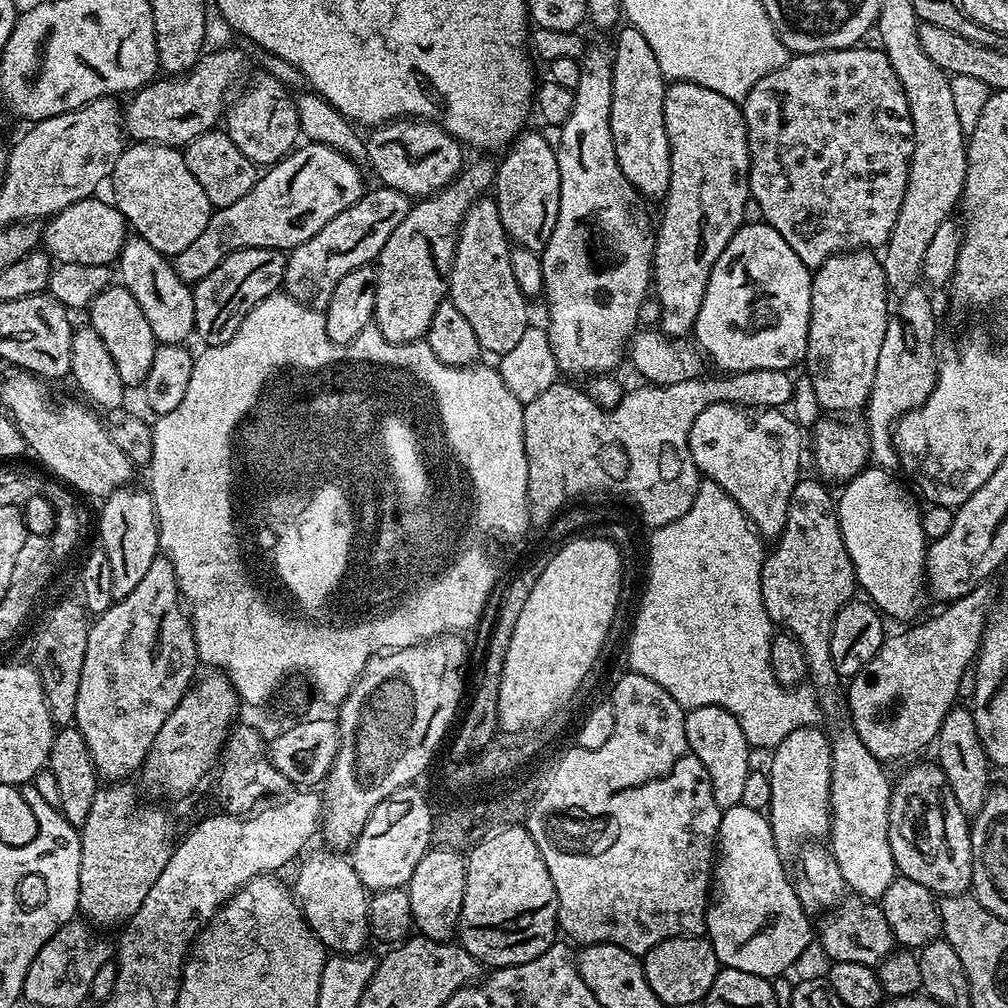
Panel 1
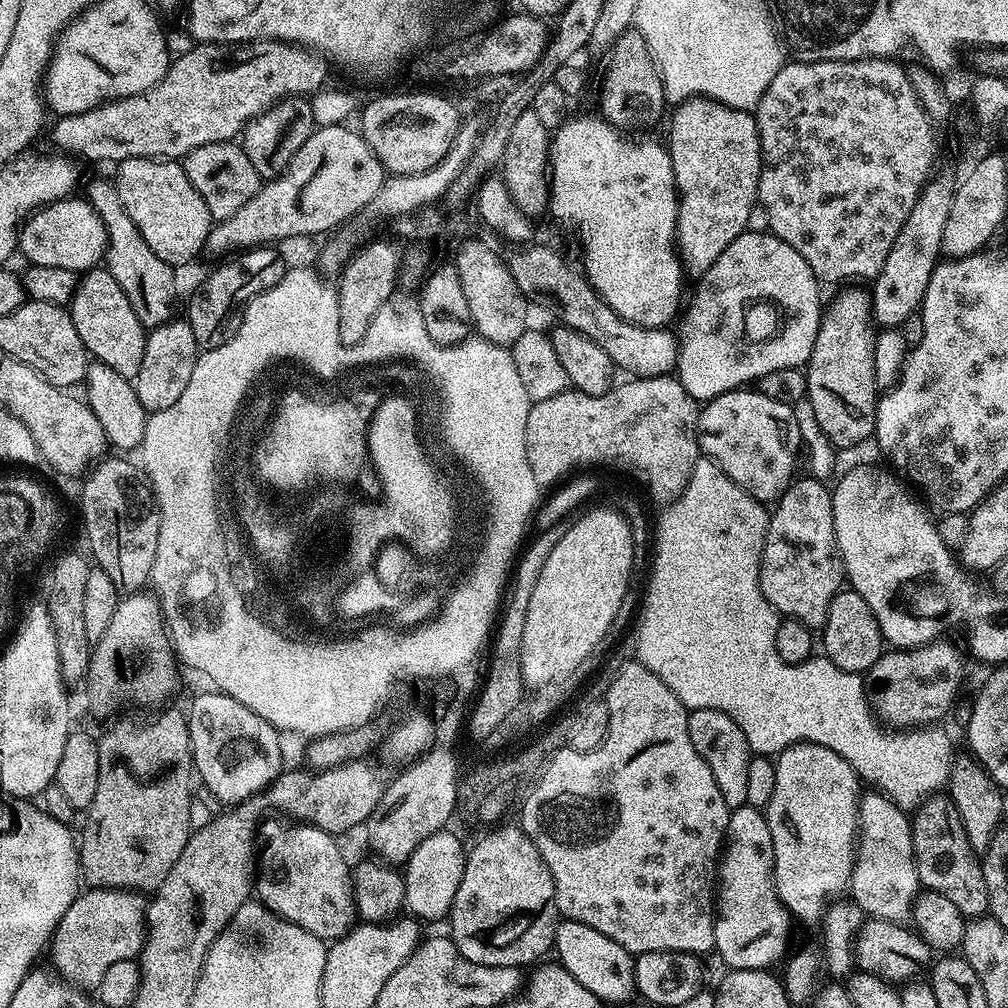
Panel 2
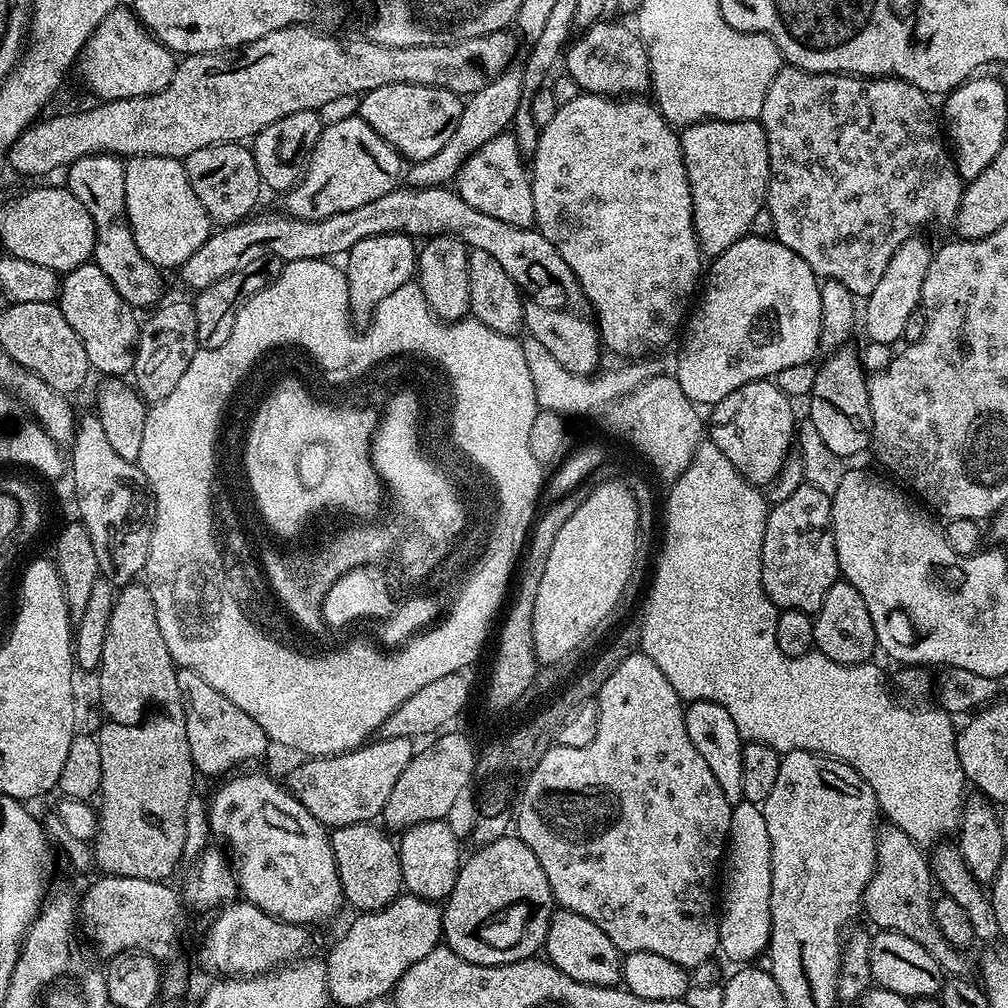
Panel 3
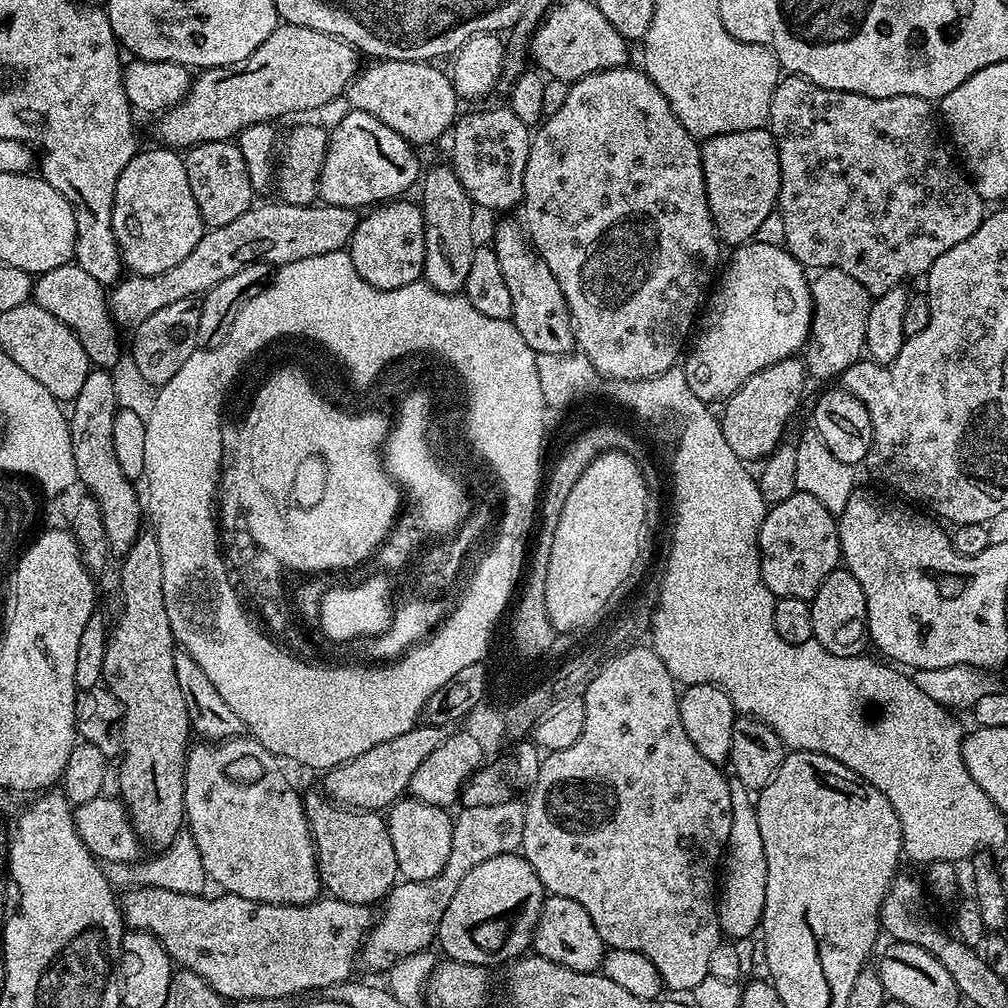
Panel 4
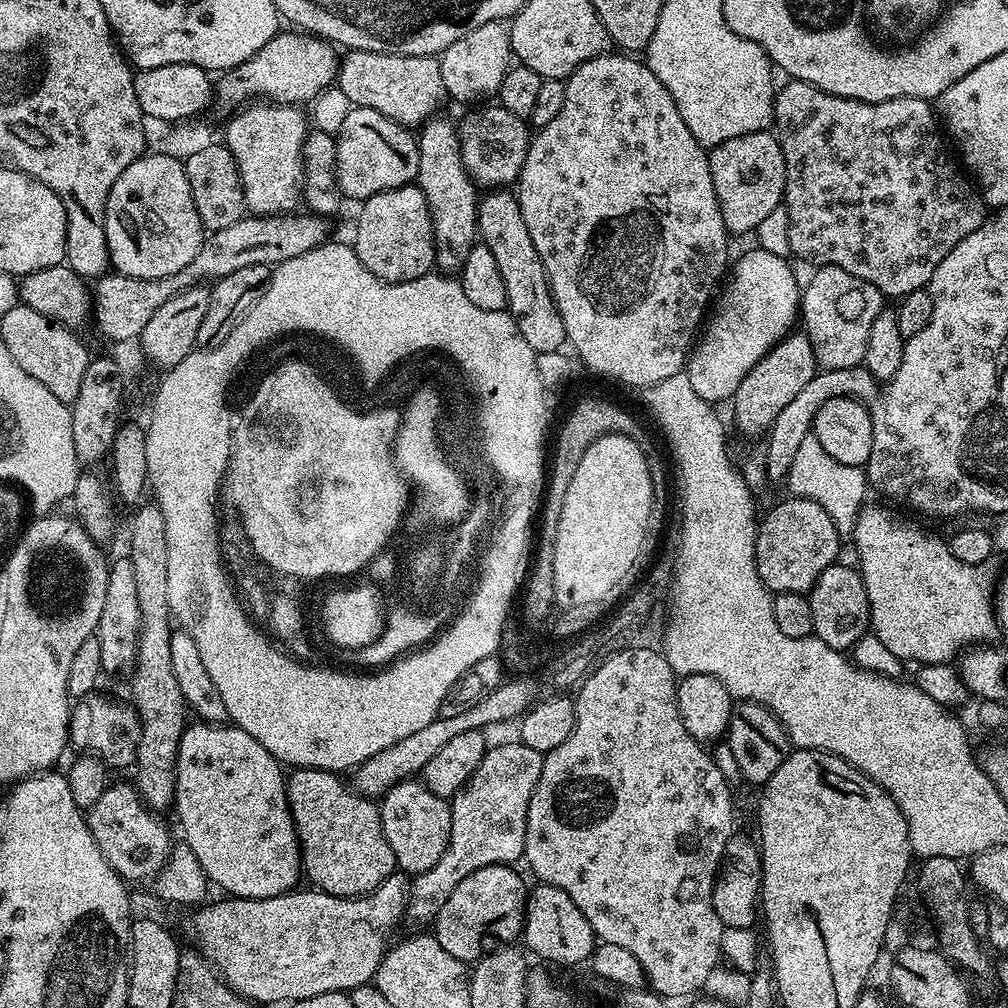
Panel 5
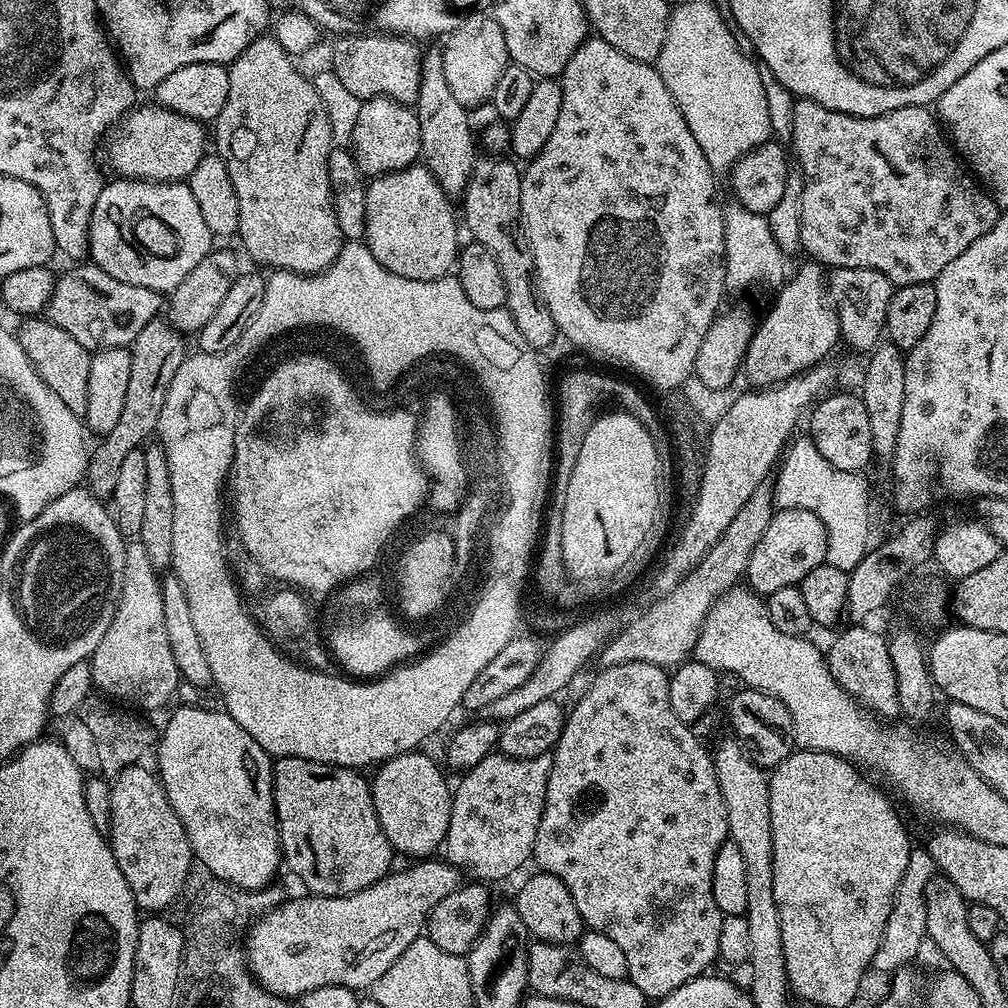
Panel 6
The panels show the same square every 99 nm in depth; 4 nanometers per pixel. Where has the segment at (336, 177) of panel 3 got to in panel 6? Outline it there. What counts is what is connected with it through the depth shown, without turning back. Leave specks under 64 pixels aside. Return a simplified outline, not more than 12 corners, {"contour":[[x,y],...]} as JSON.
{"contour":[[365,100],[350,151],[365,177],[421,159],[415,107]]}

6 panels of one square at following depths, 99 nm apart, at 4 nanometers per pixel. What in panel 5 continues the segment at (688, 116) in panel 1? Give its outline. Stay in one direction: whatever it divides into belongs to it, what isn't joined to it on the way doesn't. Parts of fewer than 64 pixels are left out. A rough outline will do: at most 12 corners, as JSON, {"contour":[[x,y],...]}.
{"contour":[[771,131],[708,152],[729,233],[781,207],[782,146]]}

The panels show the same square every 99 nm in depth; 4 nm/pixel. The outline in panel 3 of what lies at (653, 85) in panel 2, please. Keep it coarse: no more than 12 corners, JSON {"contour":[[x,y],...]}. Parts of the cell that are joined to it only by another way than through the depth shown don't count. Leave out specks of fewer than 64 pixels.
{"contour":[[604,18],[563,53],[584,92],[647,93],[639,32]]}

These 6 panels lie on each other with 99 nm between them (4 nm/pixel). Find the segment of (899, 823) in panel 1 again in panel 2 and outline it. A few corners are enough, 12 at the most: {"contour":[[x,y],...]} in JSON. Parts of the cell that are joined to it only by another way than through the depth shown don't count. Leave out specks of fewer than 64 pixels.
{"contour":[[952,797],[911,813],[916,873],[965,918],[988,912],[981,857]]}

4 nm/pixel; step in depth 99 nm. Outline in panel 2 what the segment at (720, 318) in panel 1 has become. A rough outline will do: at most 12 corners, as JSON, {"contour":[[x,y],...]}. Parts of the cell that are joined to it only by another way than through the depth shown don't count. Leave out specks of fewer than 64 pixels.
{"contour":[[734,238],[678,320],[698,402],[803,369],[822,315],[806,258]]}

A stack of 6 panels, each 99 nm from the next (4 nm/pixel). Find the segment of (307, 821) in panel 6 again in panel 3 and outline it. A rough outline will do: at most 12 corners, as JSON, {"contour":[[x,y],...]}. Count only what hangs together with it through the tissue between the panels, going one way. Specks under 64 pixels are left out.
{"contour":[[372,822],[330,832],[344,898],[376,912],[404,888],[397,841]]}

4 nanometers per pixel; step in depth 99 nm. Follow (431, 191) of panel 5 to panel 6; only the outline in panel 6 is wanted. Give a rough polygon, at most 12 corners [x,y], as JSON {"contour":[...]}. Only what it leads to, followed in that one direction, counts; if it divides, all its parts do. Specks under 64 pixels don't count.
{"contour":[[443,47],[423,49],[414,105],[420,155],[449,198],[478,159],[469,109],[446,82]]}

